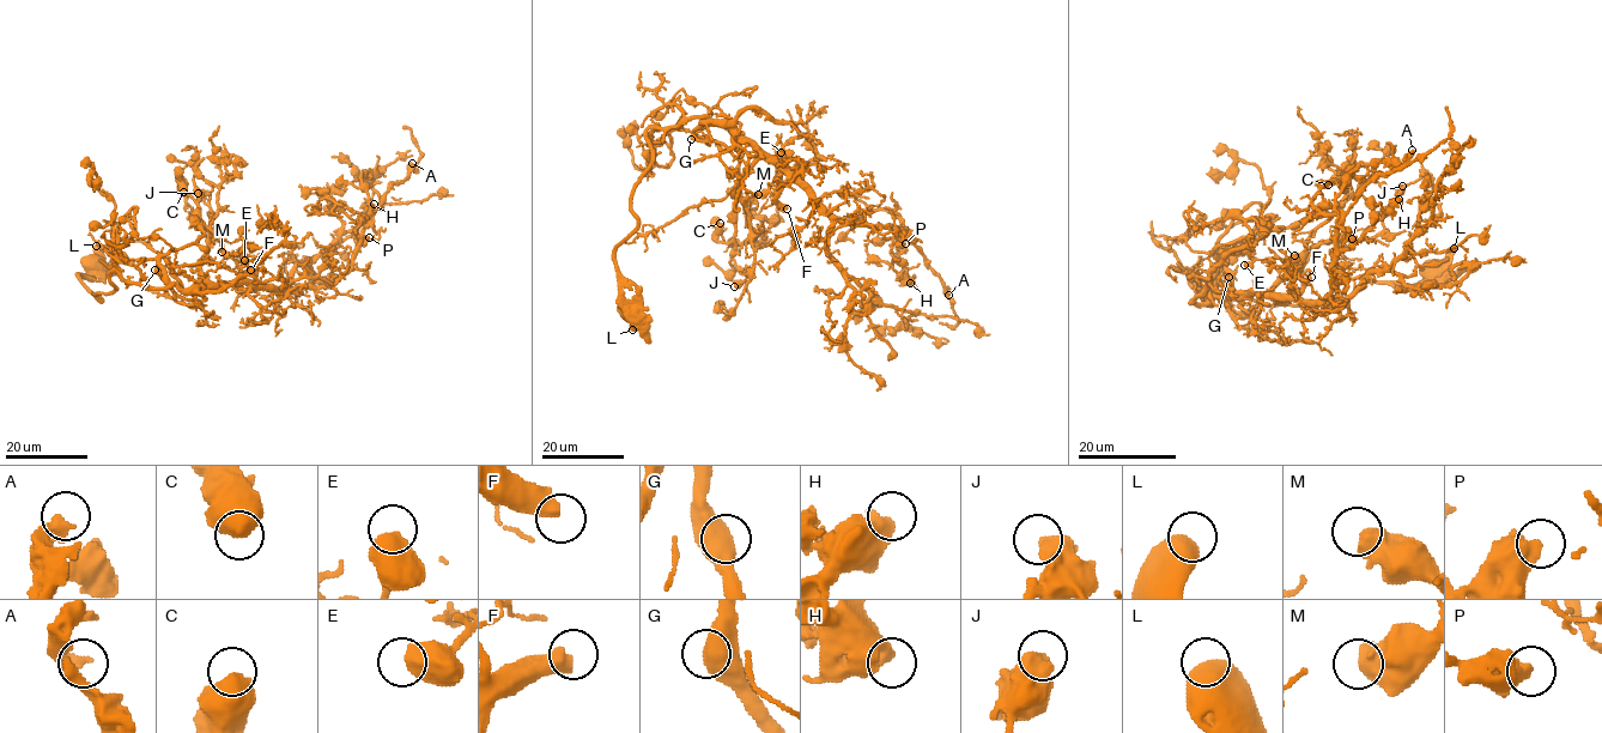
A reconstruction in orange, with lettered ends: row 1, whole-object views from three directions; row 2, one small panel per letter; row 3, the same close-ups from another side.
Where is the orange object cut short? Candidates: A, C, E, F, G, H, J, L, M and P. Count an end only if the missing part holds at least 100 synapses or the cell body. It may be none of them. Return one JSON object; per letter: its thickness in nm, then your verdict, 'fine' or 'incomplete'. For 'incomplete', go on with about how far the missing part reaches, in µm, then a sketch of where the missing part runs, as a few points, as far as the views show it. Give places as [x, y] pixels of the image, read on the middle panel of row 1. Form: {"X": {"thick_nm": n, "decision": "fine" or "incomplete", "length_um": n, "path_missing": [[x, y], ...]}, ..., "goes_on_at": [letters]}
{"A": {"thick_nm": 400, "decision": "fine"}, "C": {"thick_nm": 600, "decision": "fine"}, "E": {"thick_nm": 650, "decision": "fine"}, "F": {"thick_nm": 500, "decision": "incomplete", "length_um": 50, "path_missing": [[787, 209], [800, 206], [803, 209], [809, 256], [830, 282], [815, 295], [811, 334]]}, "G": {"thick_nm": 500, "decision": "fine"}, "H": {"thick_nm": 650, "decision": "fine"}, "J": {"thick_nm": 600, "decision": "fine"}, "L": {"thick_nm": 700, "decision": "fine"}, "M": {"thick_nm": 650, "decision": "fine"}, "P": {"thick_nm": 600, "decision": "fine"}, "goes_on_at": ["F"]}

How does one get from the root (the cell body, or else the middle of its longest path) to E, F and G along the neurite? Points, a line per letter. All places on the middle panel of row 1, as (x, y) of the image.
E: (633, 309), (614, 250), (637, 224), (647, 131), (727, 125), (787, 176), (775, 200), (781, 152)
F: (633, 309), (614, 250), (637, 224), (649, 128), (727, 125), (786, 173), (787, 209)
G: (633, 309), (622, 294), (614, 250), (637, 224), (631, 192), (651, 162), (647, 131), (708, 116), (691, 139)

